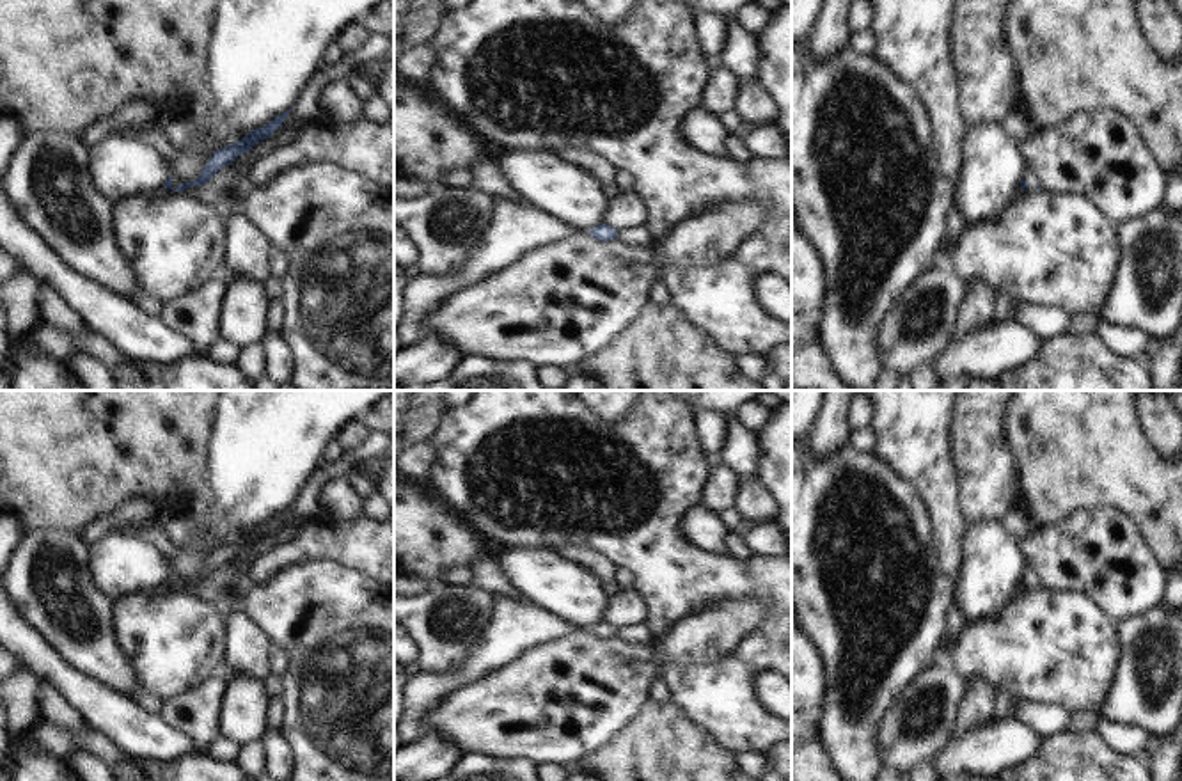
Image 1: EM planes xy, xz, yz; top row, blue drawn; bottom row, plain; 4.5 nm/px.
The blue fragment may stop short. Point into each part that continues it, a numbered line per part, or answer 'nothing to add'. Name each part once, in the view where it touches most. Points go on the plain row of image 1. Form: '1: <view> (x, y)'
1: xy (121, 565).

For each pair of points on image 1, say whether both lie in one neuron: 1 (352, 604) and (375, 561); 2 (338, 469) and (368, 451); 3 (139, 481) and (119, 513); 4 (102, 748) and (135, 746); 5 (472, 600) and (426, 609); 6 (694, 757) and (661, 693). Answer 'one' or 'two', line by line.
1: two
2: one
3: two
4: two
5: one
6: two

